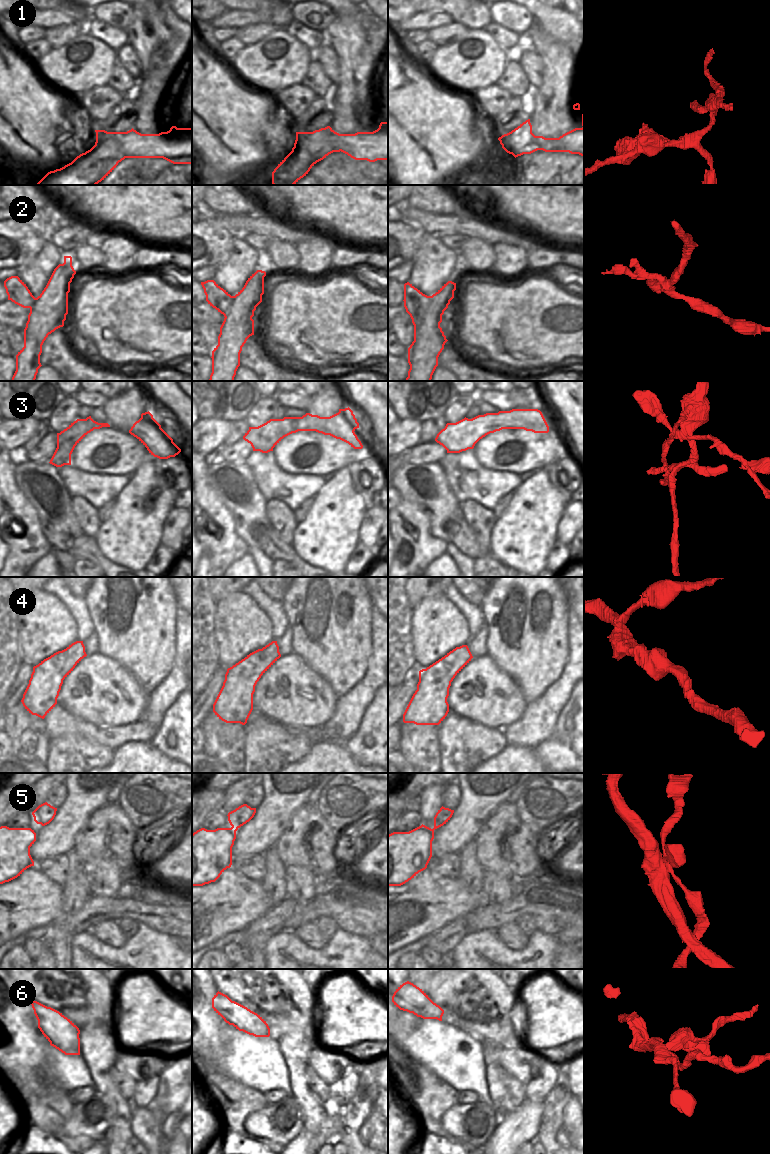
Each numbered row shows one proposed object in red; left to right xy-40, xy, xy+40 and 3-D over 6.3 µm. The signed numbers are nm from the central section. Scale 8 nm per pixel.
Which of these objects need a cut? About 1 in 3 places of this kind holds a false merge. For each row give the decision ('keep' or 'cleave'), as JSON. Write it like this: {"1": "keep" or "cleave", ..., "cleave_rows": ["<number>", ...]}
{"1": "cleave", "2": "cleave", "3": "cleave", "4": "keep", "5": "keep", "6": "cleave", "cleave_rows": ["1", "2", "3", "6"]}

